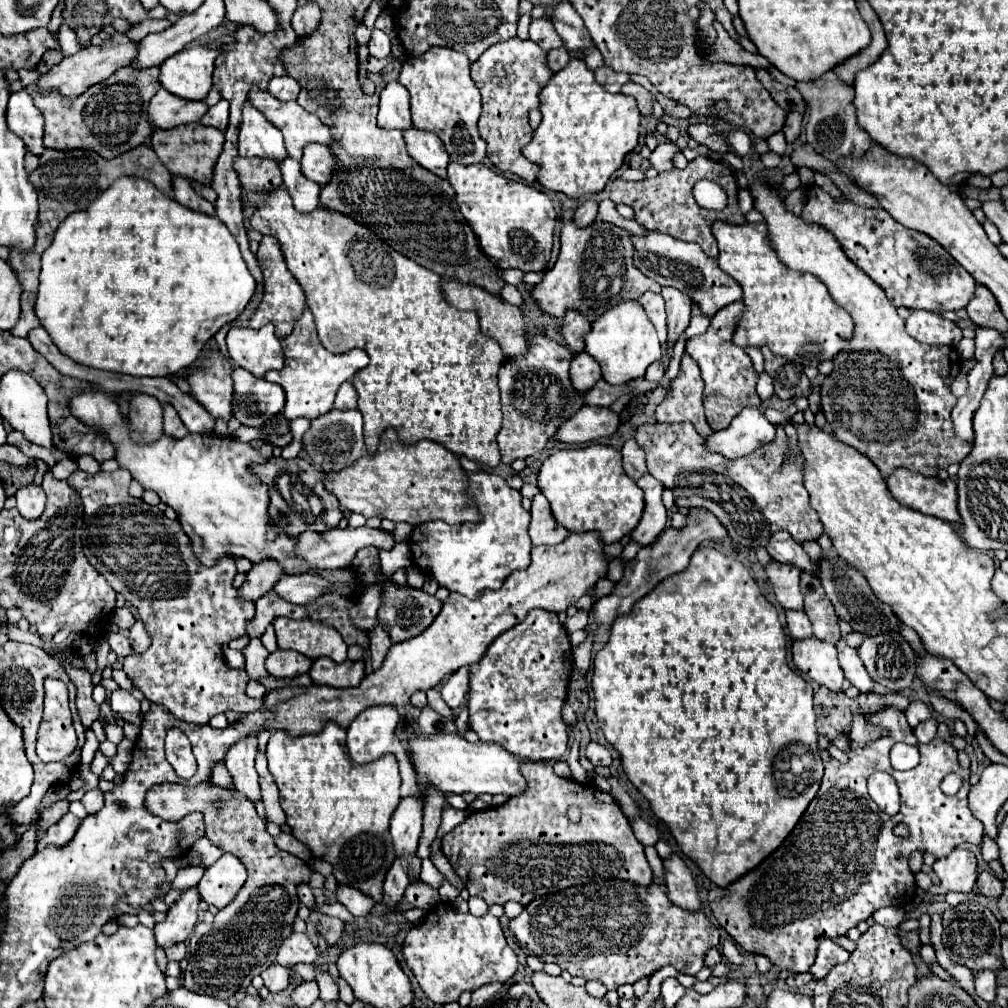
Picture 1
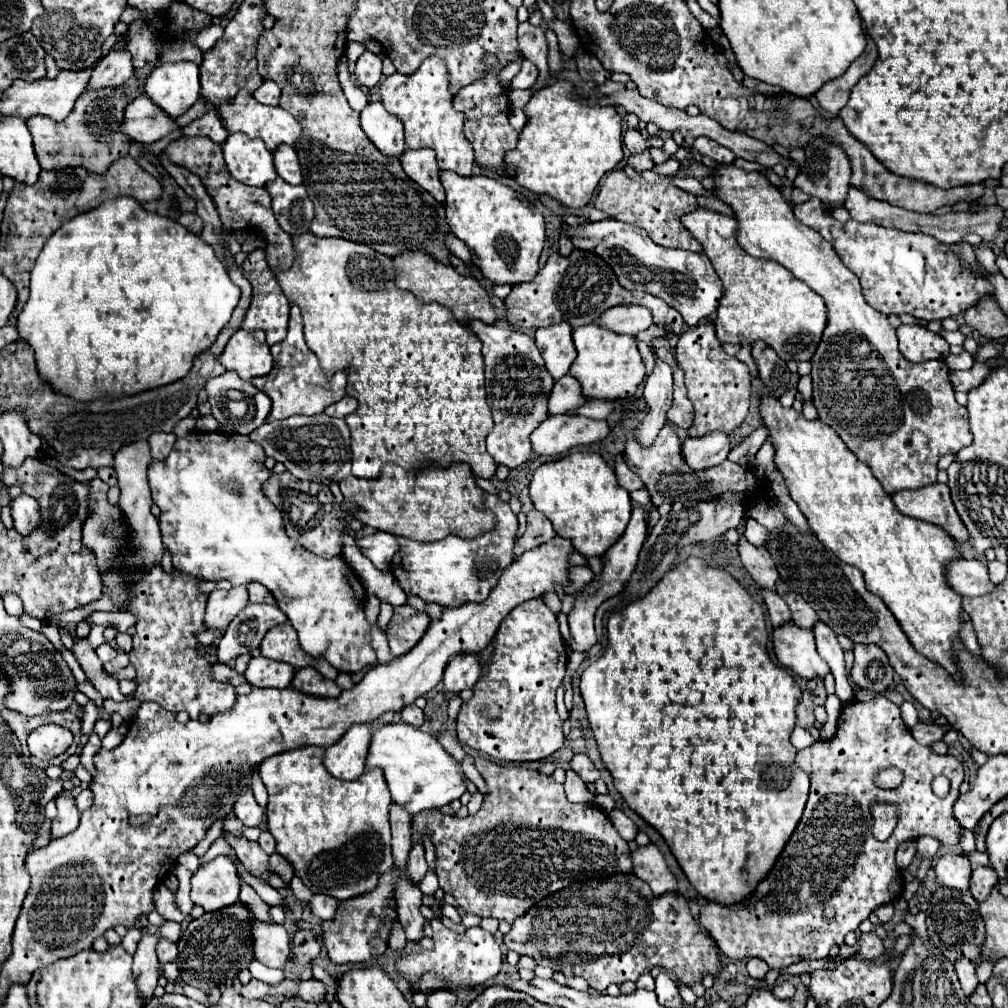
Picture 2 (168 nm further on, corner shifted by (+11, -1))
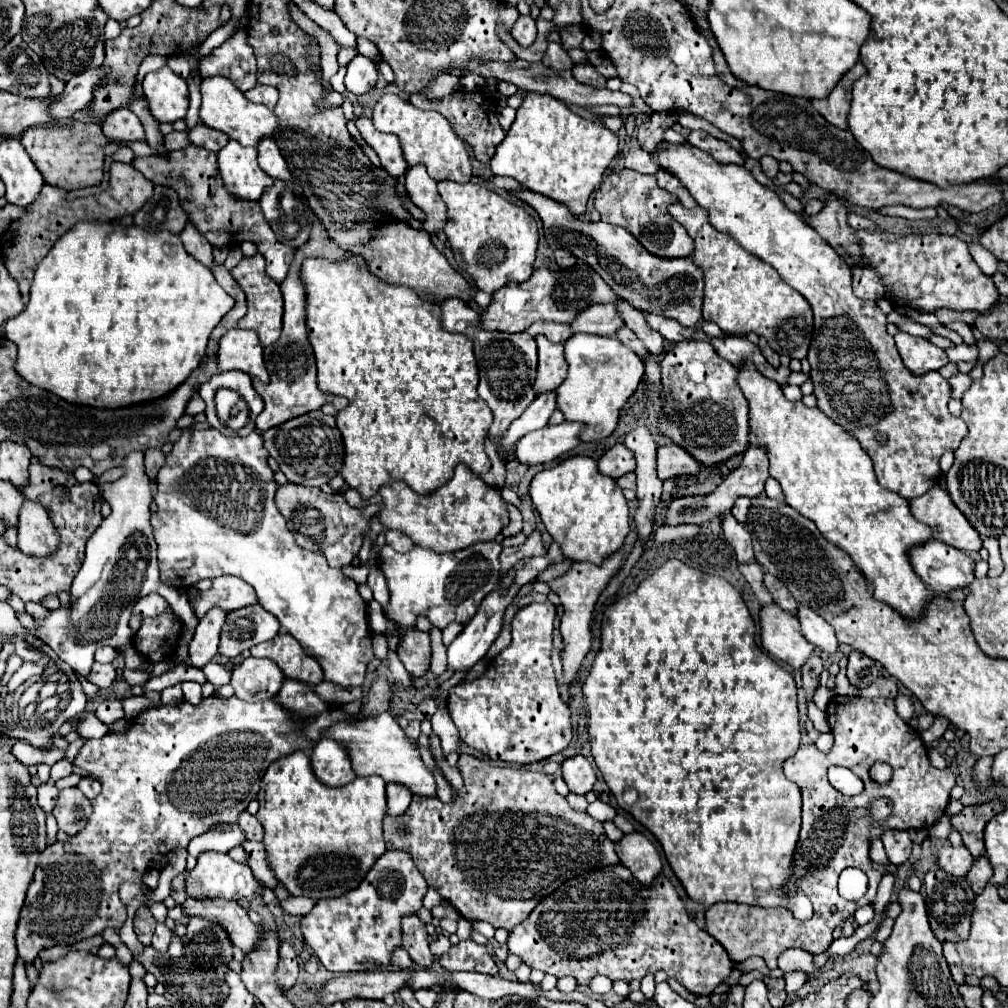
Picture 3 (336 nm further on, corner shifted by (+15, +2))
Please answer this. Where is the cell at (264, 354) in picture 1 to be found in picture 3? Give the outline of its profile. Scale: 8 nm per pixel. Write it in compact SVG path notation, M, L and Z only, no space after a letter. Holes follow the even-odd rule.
M233 328L219 340L217 362L221 370L241 370L249 376L269 382L269 374L263 362L263 348L255 332Z

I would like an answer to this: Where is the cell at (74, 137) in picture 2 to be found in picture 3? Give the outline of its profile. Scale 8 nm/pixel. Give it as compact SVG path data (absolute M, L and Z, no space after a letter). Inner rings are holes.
M73 120L65 126L57 126L57 124L33 126L25 130L21 144L27 156L37 166L37 170L43 174L45 182L51 186L59 186L63 190L77 190L77 188L101 184L107 138L103 136L99 124Z

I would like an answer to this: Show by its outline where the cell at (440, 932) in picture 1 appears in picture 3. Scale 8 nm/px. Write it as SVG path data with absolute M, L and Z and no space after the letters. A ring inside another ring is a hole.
M471 938L461 940L457 946L451 946L449 954L443 954L439 962L449 972L479 972L487 976L499 974L499 968L487 948L475 944Z

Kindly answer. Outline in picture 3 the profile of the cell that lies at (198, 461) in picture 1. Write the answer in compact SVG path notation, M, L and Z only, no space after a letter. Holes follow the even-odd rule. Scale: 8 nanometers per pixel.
M207 428L207 430L183 430L183 436L173 444L173 450L167 454L165 458L165 466L159 470L157 476L157 494L155 494L155 502L157 502L157 512L151 516L151 526L153 526L153 534L155 534L155 542L159 546L159 570L161 570L161 582L177 588L177 590L187 590L191 586L195 586L199 580L203 578L219 578L225 574L233 574L243 578L245 582L249 582L255 592L257 592L257 602L271 614L277 616L277 620L281 622L281 626L285 628L285 632L289 632L305 650L305 654L309 654L311 658L315 658L321 664L323 676L327 682L333 682L341 688L353 688L353 686L361 686L365 682L365 674L367 674L367 664L369 660L373 660L373 648L371 648L371 630L367 626L367 602L359 596L355 582L351 578L345 578L343 572L339 568L331 568L327 564L327 560L311 550L305 550L301 546L297 546L293 532L287 528L287 520L283 518L283 514L277 510L275 506L275 492L279 488L279 484L273 478L273 470L267 464L269 452L263 446L263 438L259 436L257 430L253 430L249 436L241 438L241 436L223 436L219 430L215 428ZM231 482L233 482L233 514L231 514Z

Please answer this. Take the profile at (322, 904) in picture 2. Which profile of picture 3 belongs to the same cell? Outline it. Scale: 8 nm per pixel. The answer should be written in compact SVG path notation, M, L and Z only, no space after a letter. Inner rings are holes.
M289 896L289 898L281 900L279 904L281 904L283 912L289 916L305 916L315 906L315 902L311 898L295 898L295 896Z

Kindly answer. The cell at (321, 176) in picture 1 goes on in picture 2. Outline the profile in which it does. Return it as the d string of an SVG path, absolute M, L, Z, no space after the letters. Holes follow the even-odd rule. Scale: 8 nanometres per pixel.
M281 145L277 151L273 151L275 157L275 169L277 173L291 185L301 185L303 183L303 173L299 165L299 155L291 145Z

